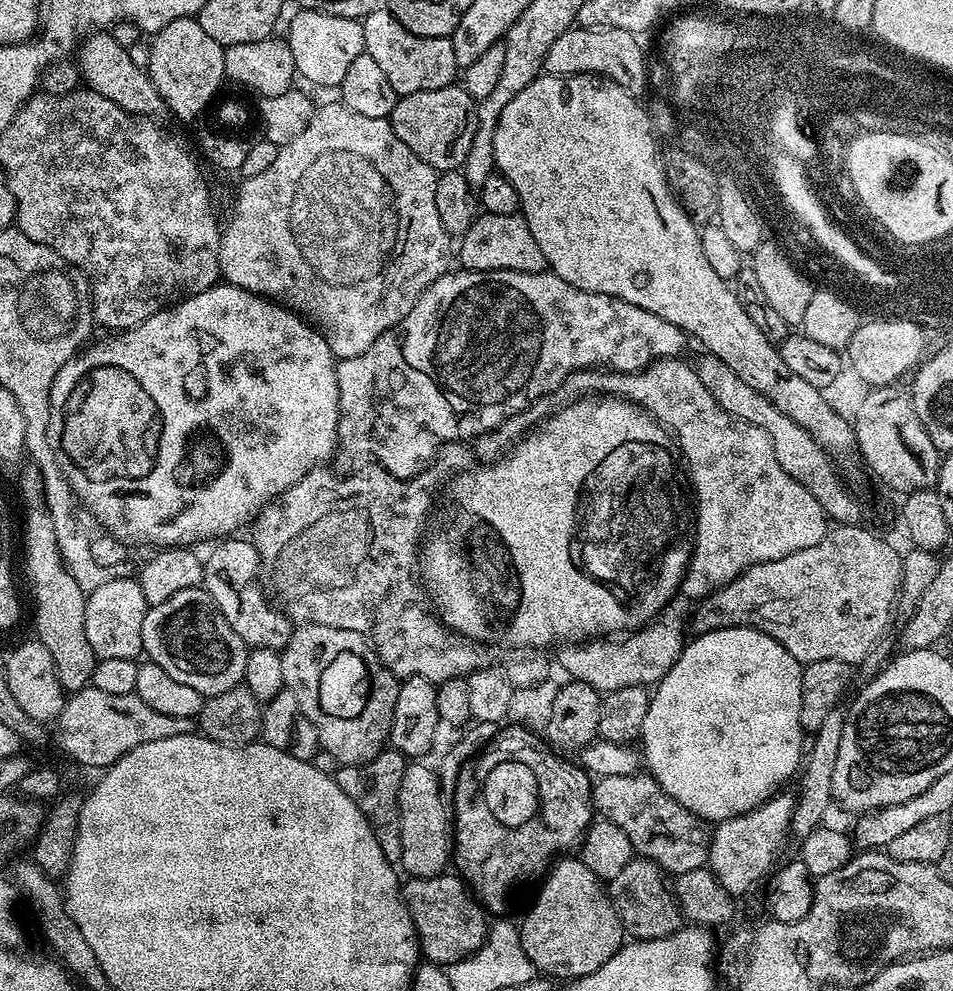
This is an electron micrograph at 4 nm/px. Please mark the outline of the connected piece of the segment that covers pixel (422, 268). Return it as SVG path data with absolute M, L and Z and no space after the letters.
M343 102L336 104L324 104L313 111L310 122L298 138L280 145L278 158L274 158L274 163L262 170L262 174L254 174L243 181L240 193L236 196L236 201L232 204L232 217L222 228L220 238L220 275L229 284L236 288L241 288L247 292L253 292L256 296L262 296L269 302L281 304L283 308L296 313L302 319L308 321L316 331L321 332L330 346L333 356L337 361L346 358L354 358L370 346L386 330L390 330L418 302L418 298L428 287L449 271L448 264L448 243L450 237L446 229L442 226L442 218L438 218L438 205L434 203L434 190L436 189L437 171L430 167L398 134L394 134L391 119L366 118L366 114L358 114L350 110Z

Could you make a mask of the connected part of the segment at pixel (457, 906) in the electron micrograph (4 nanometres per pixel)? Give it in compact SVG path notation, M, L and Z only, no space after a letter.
M448 875L418 876L405 879L402 884L402 899L416 927L420 951L431 963L441 966L472 956L484 945L490 927L485 909L468 885L459 875Z

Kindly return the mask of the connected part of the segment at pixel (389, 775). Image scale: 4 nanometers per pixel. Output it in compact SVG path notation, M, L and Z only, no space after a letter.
M389 747L370 762L365 764L346 764L335 774L336 784L362 810L366 822L372 827L374 838L378 838L378 846L382 846L382 854L393 862L402 858L402 826L398 810L398 790L402 786L402 774L406 767L406 757L397 748Z

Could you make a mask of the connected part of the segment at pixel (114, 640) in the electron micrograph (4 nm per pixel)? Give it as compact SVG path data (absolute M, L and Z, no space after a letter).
M125 574L115 576L110 582L102 582L98 590L86 596L86 638L94 654L102 660L106 658L126 658L136 660L144 651L142 646L142 622L150 605L142 594L139 579Z

